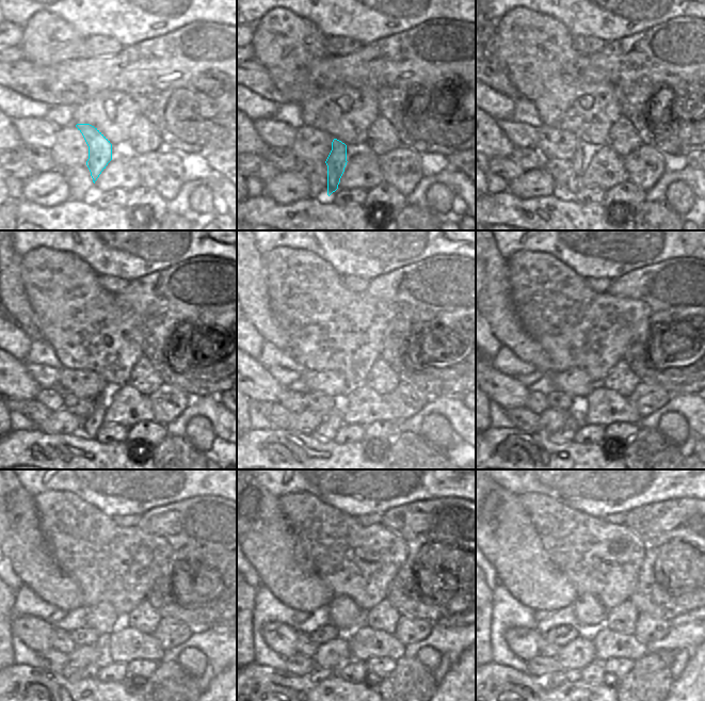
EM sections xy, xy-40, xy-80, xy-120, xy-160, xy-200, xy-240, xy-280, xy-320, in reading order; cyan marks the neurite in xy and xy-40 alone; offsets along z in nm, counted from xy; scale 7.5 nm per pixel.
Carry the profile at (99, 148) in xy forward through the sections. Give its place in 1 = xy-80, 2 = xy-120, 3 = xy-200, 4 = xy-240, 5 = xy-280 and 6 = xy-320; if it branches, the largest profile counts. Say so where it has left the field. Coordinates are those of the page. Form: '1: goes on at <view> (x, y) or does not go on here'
1: goes on at xy-80 (574, 182)
2: goes on at xy-120 (90, 427)
3: goes on at xy-200 (567, 431)
4: goes on at xy-240 (90, 671)
5: goes on at xy-280 (319, 674)
6: goes on at xy-320 (550, 681)

